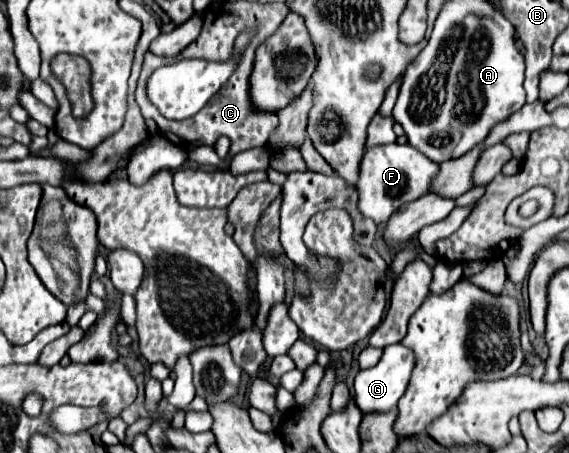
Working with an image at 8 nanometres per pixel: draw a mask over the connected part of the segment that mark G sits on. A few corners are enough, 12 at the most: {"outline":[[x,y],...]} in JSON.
{"outline":[[391,344],[355,378],[361,412],[395,410],[415,352]]}

